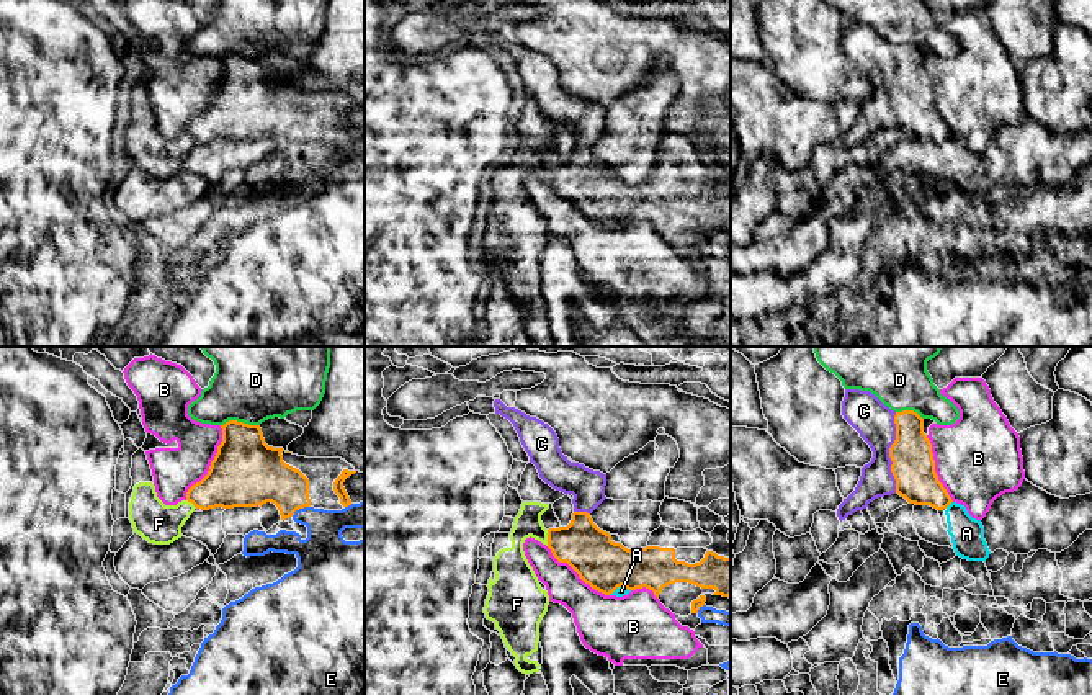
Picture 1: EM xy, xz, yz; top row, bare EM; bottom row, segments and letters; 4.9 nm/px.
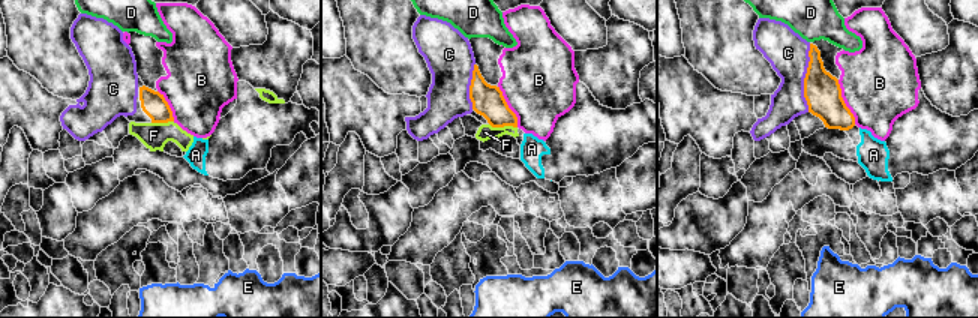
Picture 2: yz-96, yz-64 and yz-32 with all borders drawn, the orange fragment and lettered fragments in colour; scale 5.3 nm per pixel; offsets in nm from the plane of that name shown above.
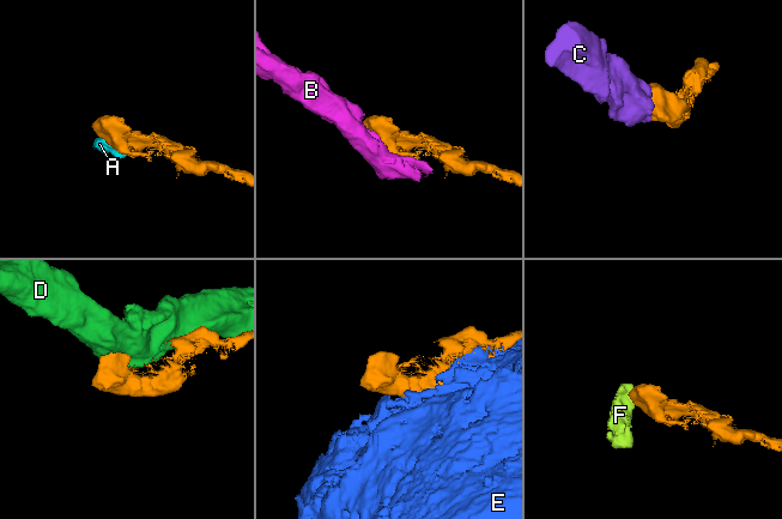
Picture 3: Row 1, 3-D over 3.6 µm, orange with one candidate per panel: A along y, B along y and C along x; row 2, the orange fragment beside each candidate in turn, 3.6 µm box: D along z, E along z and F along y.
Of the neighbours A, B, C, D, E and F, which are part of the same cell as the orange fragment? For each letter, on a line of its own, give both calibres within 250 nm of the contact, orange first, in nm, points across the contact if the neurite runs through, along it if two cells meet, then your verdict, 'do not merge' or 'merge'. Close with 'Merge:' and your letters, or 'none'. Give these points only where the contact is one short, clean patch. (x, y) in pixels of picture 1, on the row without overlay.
A: 200/160 nm | along yz (952, 134), (945, 141) | do not merge
B: 340/220 nm | do not merge
C: 220/190 nm | merge
D: 340/280 nm | do not merge
E: 260/220 nm | do not merge
F: 240/190 nm | along xz (546, 164), (548, 179) | do not merge
Merge: C

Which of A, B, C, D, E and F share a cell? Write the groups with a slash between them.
A / B / C / D / E / F

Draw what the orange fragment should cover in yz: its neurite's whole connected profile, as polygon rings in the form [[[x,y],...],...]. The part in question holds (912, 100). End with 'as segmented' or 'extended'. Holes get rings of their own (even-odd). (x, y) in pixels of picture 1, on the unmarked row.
[[[845,23],[842,49],[870,78],[873,92],[862,101],[855,124],[839,139],[840,155],[891,128],[937,144],[953,136],[938,114],[932,77],[917,46],[894,46],[870,25]]] | extended

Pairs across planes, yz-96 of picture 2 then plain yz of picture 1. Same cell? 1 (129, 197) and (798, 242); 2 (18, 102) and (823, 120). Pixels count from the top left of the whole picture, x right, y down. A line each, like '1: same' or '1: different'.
1: different
2: same

